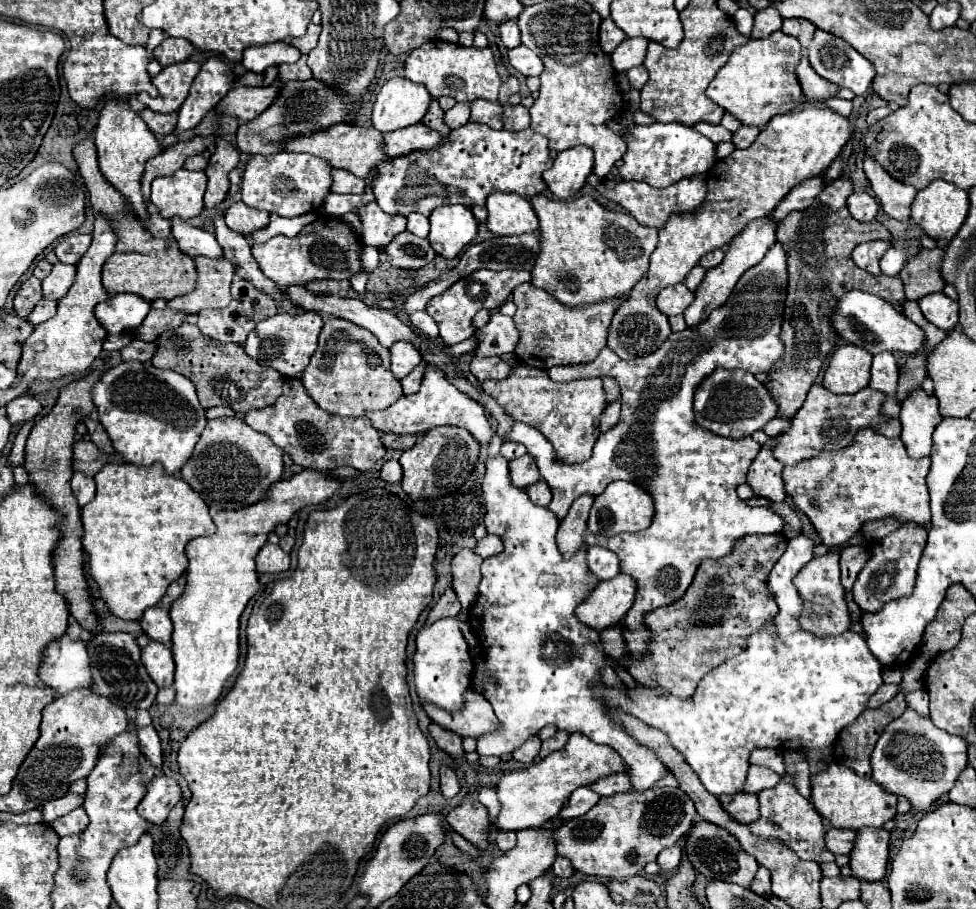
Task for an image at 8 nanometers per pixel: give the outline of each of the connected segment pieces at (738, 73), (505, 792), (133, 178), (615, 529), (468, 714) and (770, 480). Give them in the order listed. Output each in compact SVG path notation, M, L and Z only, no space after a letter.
M774 31L766 39L750 39L746 45L734 49L728 63L710 81L706 95L742 125L766 125L774 115L790 113L802 105L800 99L804 99L804 93L796 77L800 53L798 39L782 31Z
M572 733L564 749L550 753L540 763L534 763L522 771L514 771L500 779L496 791L502 803L502 811L494 827L502 831L522 831L530 827L538 829L560 813L574 789L590 787L594 779L612 773L626 773L626 763L622 761L622 757L612 747L596 745L586 735Z
M108 101L98 119L98 127L94 131L94 143L98 151L98 167L104 179L116 191L120 191L120 195L126 197L126 201L132 205L132 211L140 221L144 221L146 227L150 215L148 215L148 203L140 193L140 179L144 173L144 163L162 151L158 139L140 119L140 115L126 105L126 101Z
M614 481L606 487L602 495L594 499L594 505L588 517L588 529L590 533L602 535L602 537L614 537L618 533L636 533L636 531L646 529L652 523L652 515L654 515L652 495L648 495L636 483Z
M472 687L468 689L468 695L464 695L464 711L456 711L456 715L452 715L452 711L440 711L432 707L432 703L424 701L422 707L434 723L440 723L442 727L458 733L460 737L478 739L480 735L492 733L498 727L492 705L482 695L476 695Z
M772 437L766 445L762 445L758 459L753 461L747 475L746 483L758 497L766 497L770 501L782 502L786 499L782 469L784 465L772 455L772 447L778 443L778 437Z

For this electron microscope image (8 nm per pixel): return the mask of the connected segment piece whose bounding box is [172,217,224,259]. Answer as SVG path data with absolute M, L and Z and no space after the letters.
M180 217L172 219L172 235L180 247L182 253L194 257L210 257L210 259L220 259L222 247L218 245L216 237L204 229L192 227L186 221L182 221Z

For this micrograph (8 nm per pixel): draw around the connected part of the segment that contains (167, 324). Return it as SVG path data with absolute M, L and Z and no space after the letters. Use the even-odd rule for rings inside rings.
M162 309L162 311L150 311L144 319L144 323L136 329L136 337L142 341L156 341L164 331L180 327L184 321L196 323L196 315L184 315L180 311Z

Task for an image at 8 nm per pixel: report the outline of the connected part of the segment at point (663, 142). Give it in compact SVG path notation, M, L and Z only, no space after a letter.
M624 115L620 123L630 129L630 135L624 139L628 143L628 151L622 157L622 181L644 181L652 187L668 187L684 177L702 175L716 163L716 145L694 127L684 127L680 123L652 123L648 127L640 127L630 115Z

